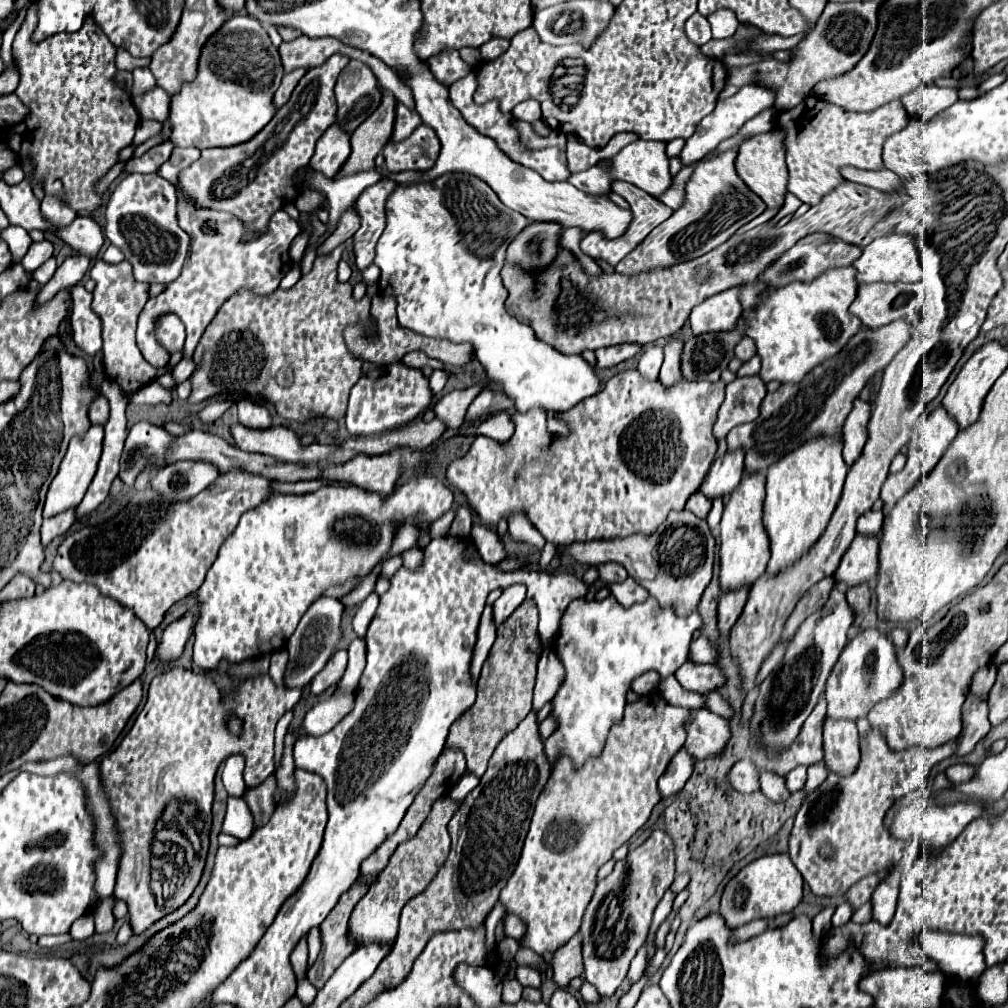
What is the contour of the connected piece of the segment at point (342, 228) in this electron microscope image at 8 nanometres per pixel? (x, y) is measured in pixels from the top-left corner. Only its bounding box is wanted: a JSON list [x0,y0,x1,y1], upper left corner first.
[317,209,357,255]

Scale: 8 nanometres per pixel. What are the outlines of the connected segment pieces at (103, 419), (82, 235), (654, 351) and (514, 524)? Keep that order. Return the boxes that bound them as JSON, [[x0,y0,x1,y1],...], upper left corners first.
[[89,397,109,425],[57,215,105,259],[637,345,663,381],[509,517,546,550]]

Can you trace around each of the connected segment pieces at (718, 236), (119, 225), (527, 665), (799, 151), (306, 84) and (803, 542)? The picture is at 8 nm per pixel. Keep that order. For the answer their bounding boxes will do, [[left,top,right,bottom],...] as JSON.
[[615,149,765,277],[105,173,189,285],[445,601,539,777],[777,96,907,205],[181,53,349,237],[763,437,847,575]]

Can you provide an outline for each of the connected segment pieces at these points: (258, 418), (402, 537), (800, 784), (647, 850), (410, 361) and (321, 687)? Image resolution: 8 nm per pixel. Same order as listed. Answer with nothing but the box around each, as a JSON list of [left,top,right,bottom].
[[239,399,271,429],[389,527,421,555],[785,765,807,793],[581,829,675,995],[402,351,443,370],[310,649,348,695]]

